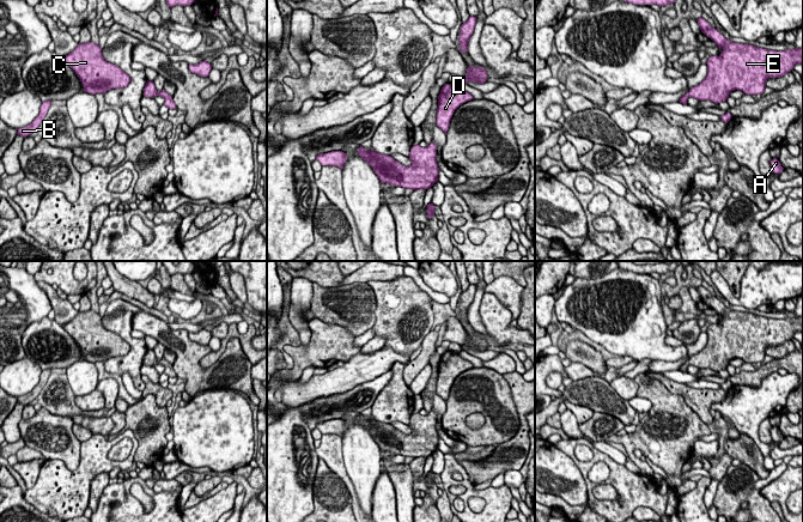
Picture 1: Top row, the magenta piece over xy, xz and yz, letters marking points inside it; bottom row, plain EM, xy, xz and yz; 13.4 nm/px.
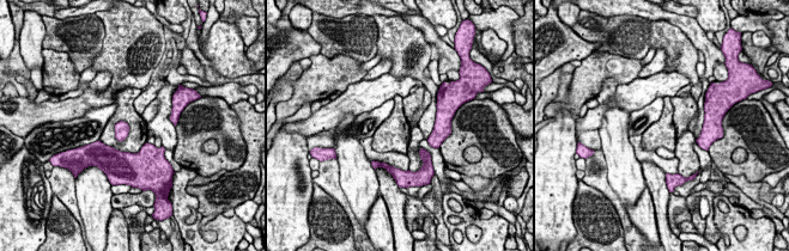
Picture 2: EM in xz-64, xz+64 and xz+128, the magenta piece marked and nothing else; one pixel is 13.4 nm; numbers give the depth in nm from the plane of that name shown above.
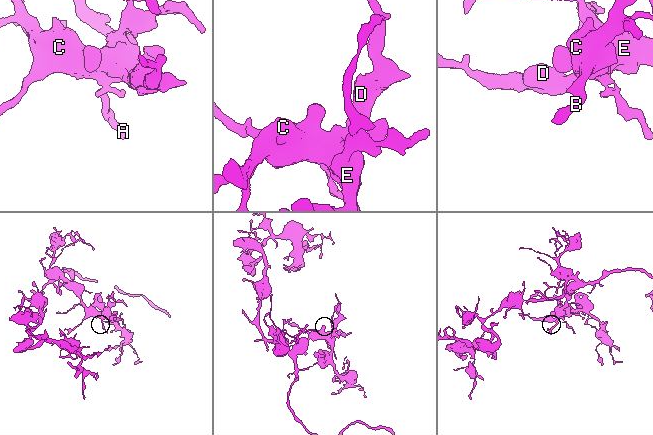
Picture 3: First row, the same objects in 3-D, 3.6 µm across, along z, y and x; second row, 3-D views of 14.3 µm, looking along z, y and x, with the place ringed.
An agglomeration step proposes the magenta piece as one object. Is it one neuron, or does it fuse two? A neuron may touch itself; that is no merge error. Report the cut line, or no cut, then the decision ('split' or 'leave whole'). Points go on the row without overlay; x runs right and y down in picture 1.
no cut; leave whole

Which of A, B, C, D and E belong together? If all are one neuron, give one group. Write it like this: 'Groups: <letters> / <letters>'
Groups: A B C D E

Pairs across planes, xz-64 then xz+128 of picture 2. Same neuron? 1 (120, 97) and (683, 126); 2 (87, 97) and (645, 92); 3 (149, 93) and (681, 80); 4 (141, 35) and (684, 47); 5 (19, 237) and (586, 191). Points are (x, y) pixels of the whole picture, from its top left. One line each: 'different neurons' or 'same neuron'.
1: different neurons
2: same neuron
3: different neurons
4: same neuron
5: different neurons

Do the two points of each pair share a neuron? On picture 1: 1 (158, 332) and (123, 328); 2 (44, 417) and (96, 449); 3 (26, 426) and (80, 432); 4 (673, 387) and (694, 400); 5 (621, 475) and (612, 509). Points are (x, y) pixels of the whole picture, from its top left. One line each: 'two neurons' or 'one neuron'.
1: two neurons
2: two neurons
3: two neurons
4: one neuron
5: one neuron

